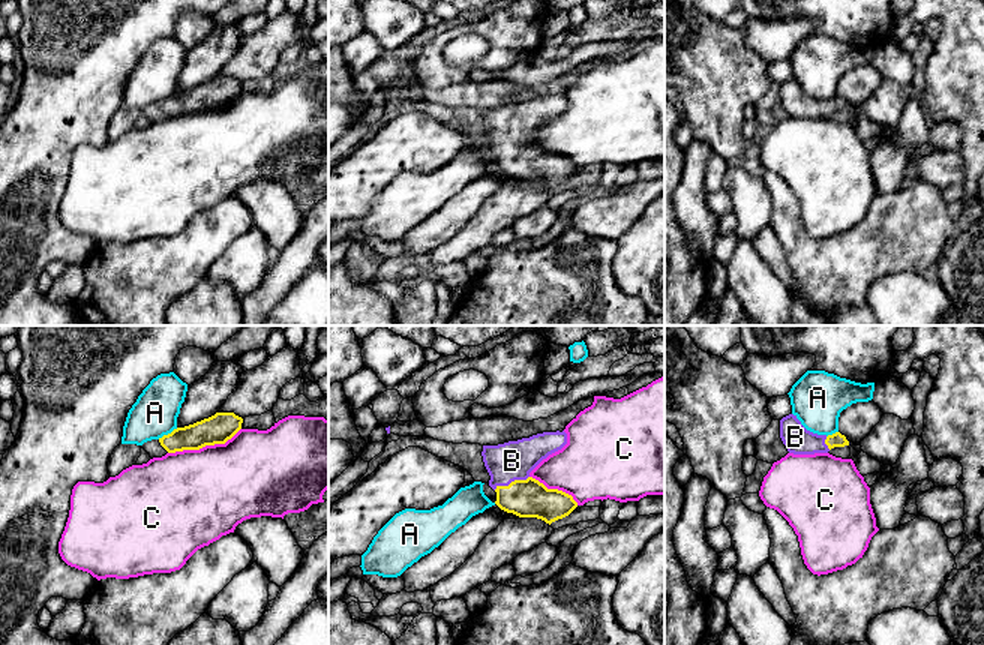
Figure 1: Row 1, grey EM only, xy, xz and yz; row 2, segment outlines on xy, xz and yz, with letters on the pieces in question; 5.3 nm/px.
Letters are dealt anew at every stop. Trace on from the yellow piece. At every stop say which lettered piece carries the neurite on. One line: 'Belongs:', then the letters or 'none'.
Belongs: B

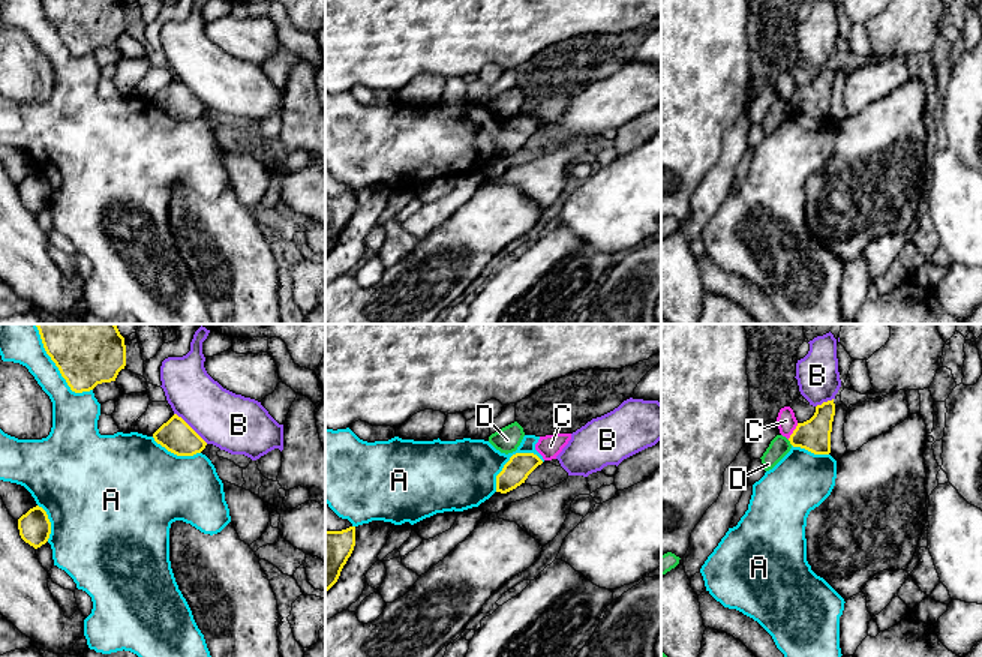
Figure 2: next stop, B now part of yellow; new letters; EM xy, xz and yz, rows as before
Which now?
Belongs: none

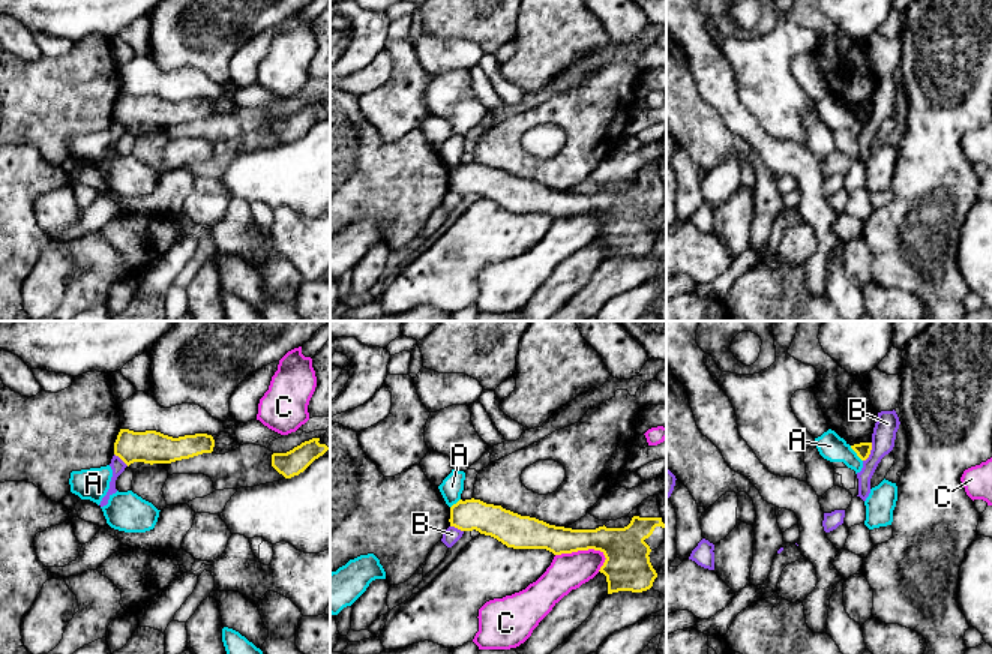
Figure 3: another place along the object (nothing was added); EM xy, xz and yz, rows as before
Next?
Belongs: none

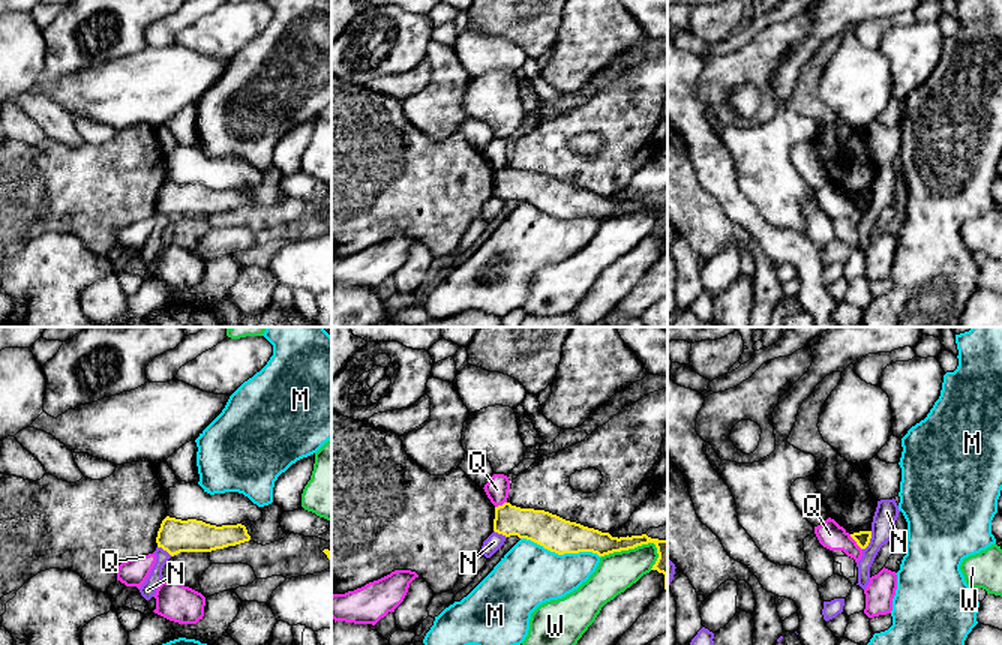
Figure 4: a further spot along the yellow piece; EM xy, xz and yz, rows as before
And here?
Belongs: none

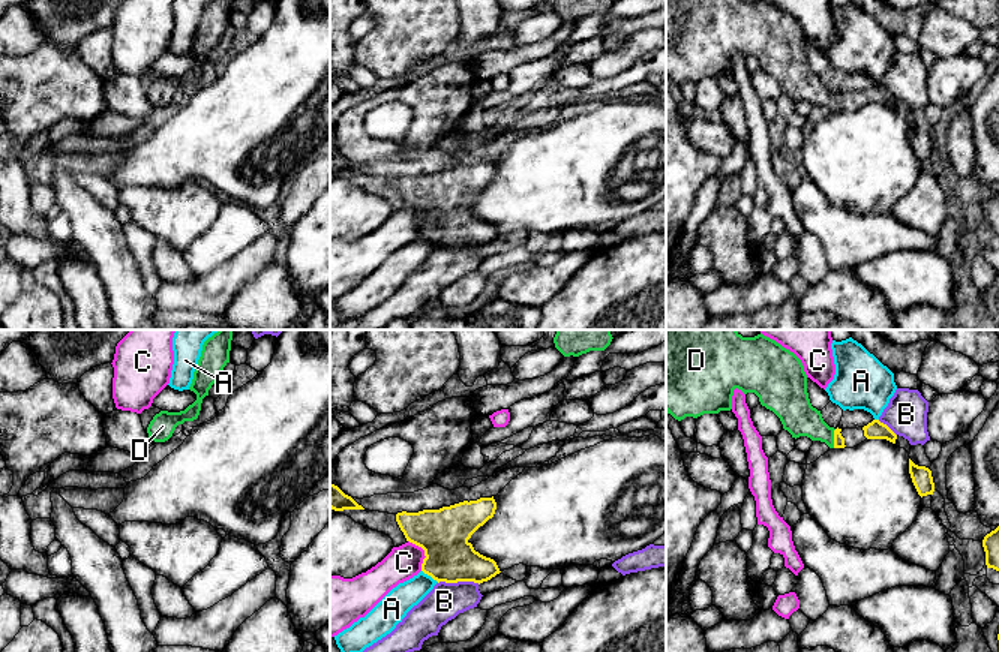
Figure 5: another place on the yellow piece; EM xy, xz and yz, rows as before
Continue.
Belongs: D

